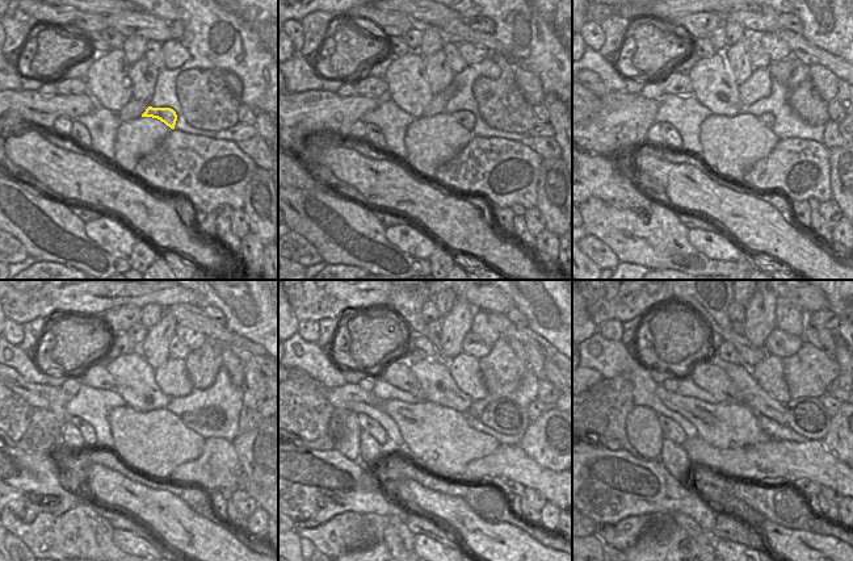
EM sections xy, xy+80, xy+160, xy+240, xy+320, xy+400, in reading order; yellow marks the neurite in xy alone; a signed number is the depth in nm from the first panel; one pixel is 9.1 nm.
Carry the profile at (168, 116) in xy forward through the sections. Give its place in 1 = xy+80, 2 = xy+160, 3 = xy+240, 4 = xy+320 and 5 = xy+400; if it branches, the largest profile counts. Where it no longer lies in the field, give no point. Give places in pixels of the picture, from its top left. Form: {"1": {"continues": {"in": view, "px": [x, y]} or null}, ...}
{"1": {"continues": {"in": "xy+80", "px": [466, 118]}}, "2": {"continues": {"in": "xy+160", "px": [767, 118]}}, "3": {"continues": {"in": "xy+240", "px": [211, 417]}}, "4": {"continues": {"in": "xy+320", "px": [505, 417]}}, "5": {"continues": {"in": "xy+400", "px": [807, 417]}}}

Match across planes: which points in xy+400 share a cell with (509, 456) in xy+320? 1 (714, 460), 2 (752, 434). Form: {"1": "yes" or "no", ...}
{"1": "yes", "2": "no"}

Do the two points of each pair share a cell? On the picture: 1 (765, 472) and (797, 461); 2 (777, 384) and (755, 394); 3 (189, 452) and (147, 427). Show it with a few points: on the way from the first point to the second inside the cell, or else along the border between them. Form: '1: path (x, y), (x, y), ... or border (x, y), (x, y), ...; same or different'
1: path (773, 464), (776, 461), (789, 461); same
2: border (748, 369), (752, 377), (784, 405); different
3: border (201, 446), (184, 443), (171, 455), (150, 455); different

